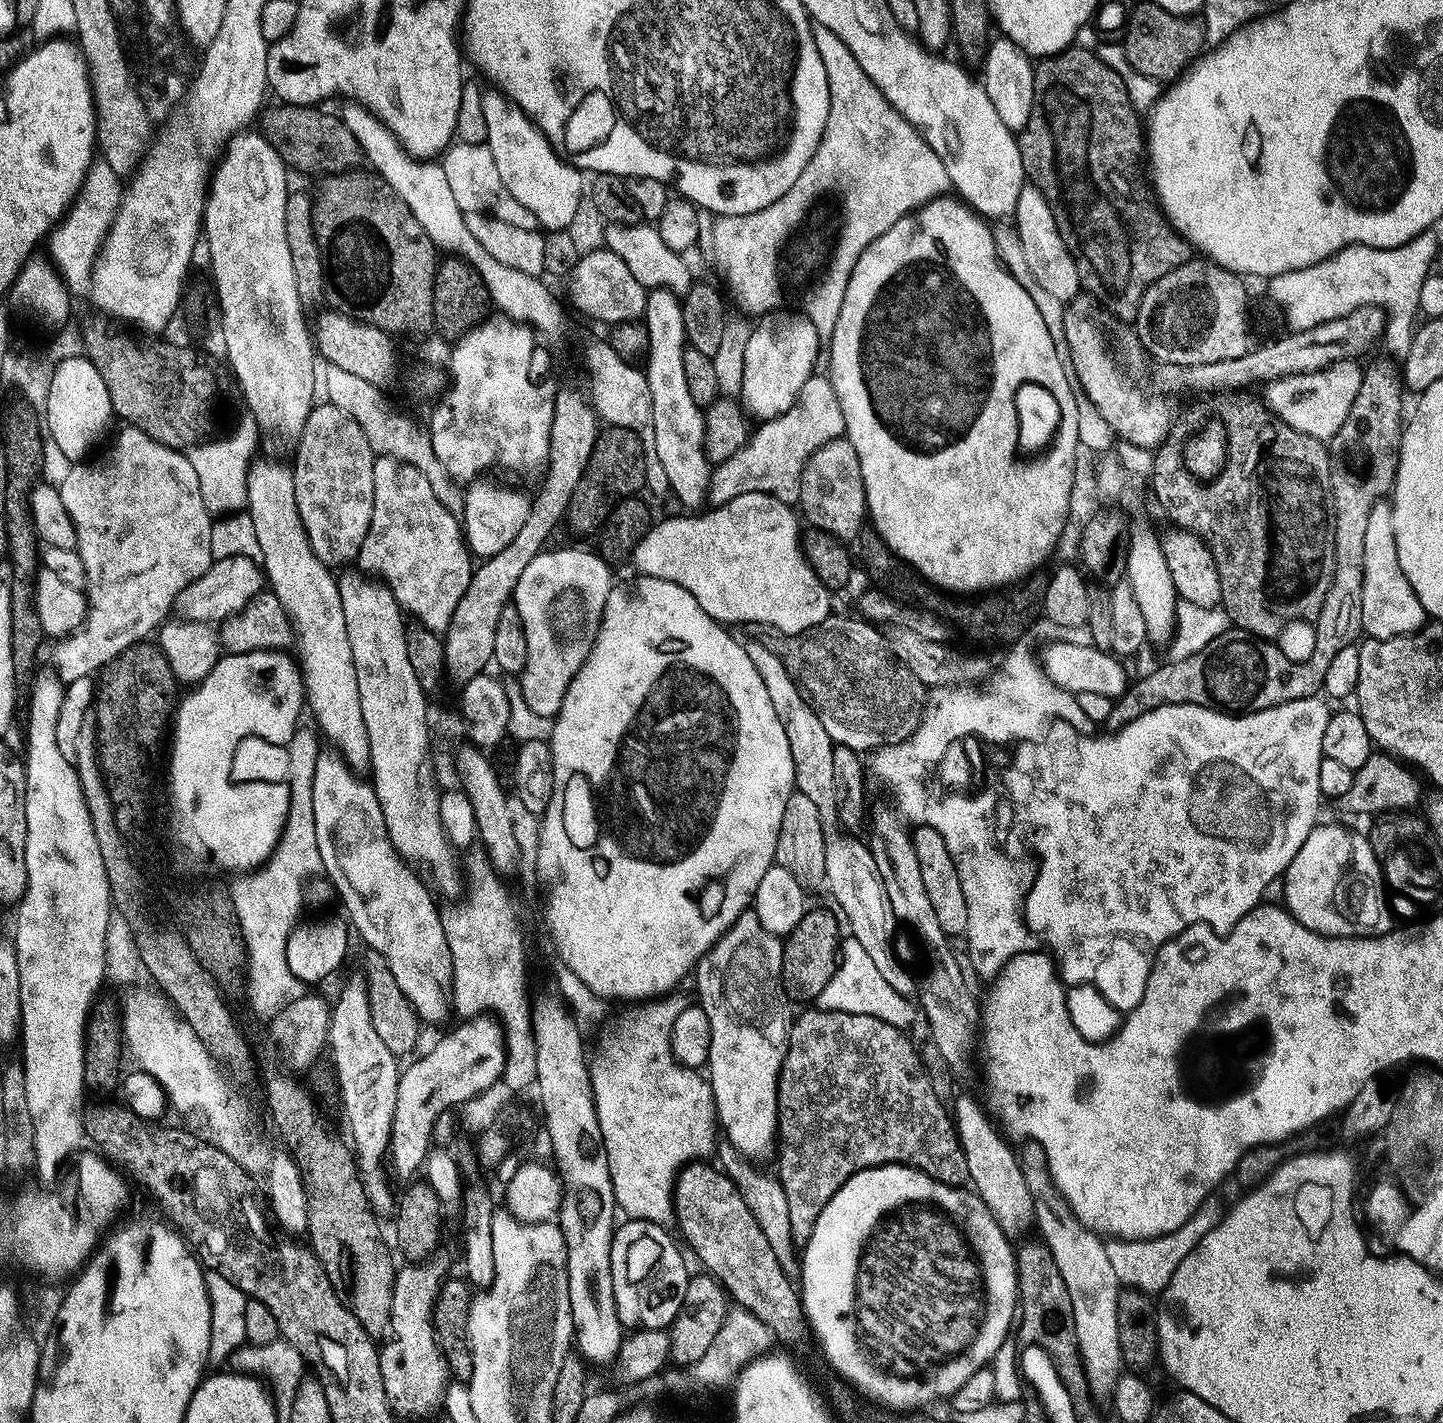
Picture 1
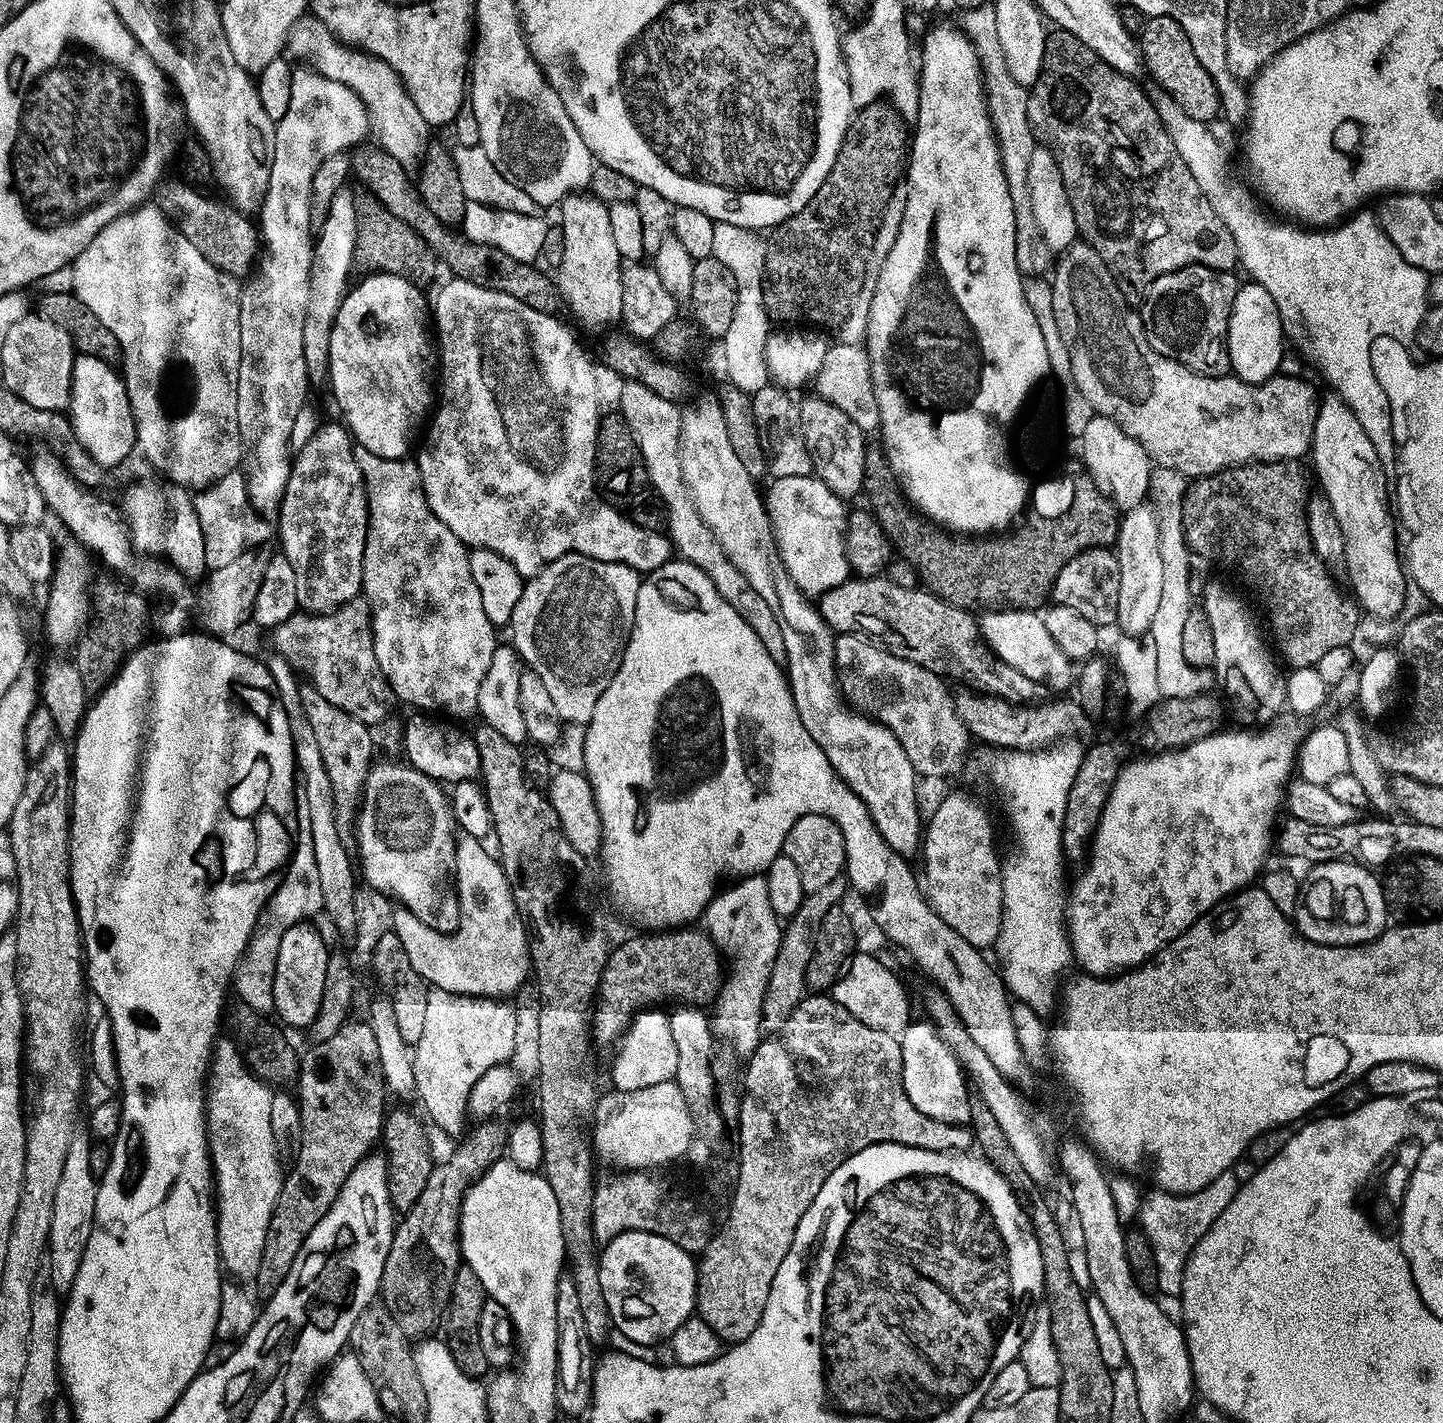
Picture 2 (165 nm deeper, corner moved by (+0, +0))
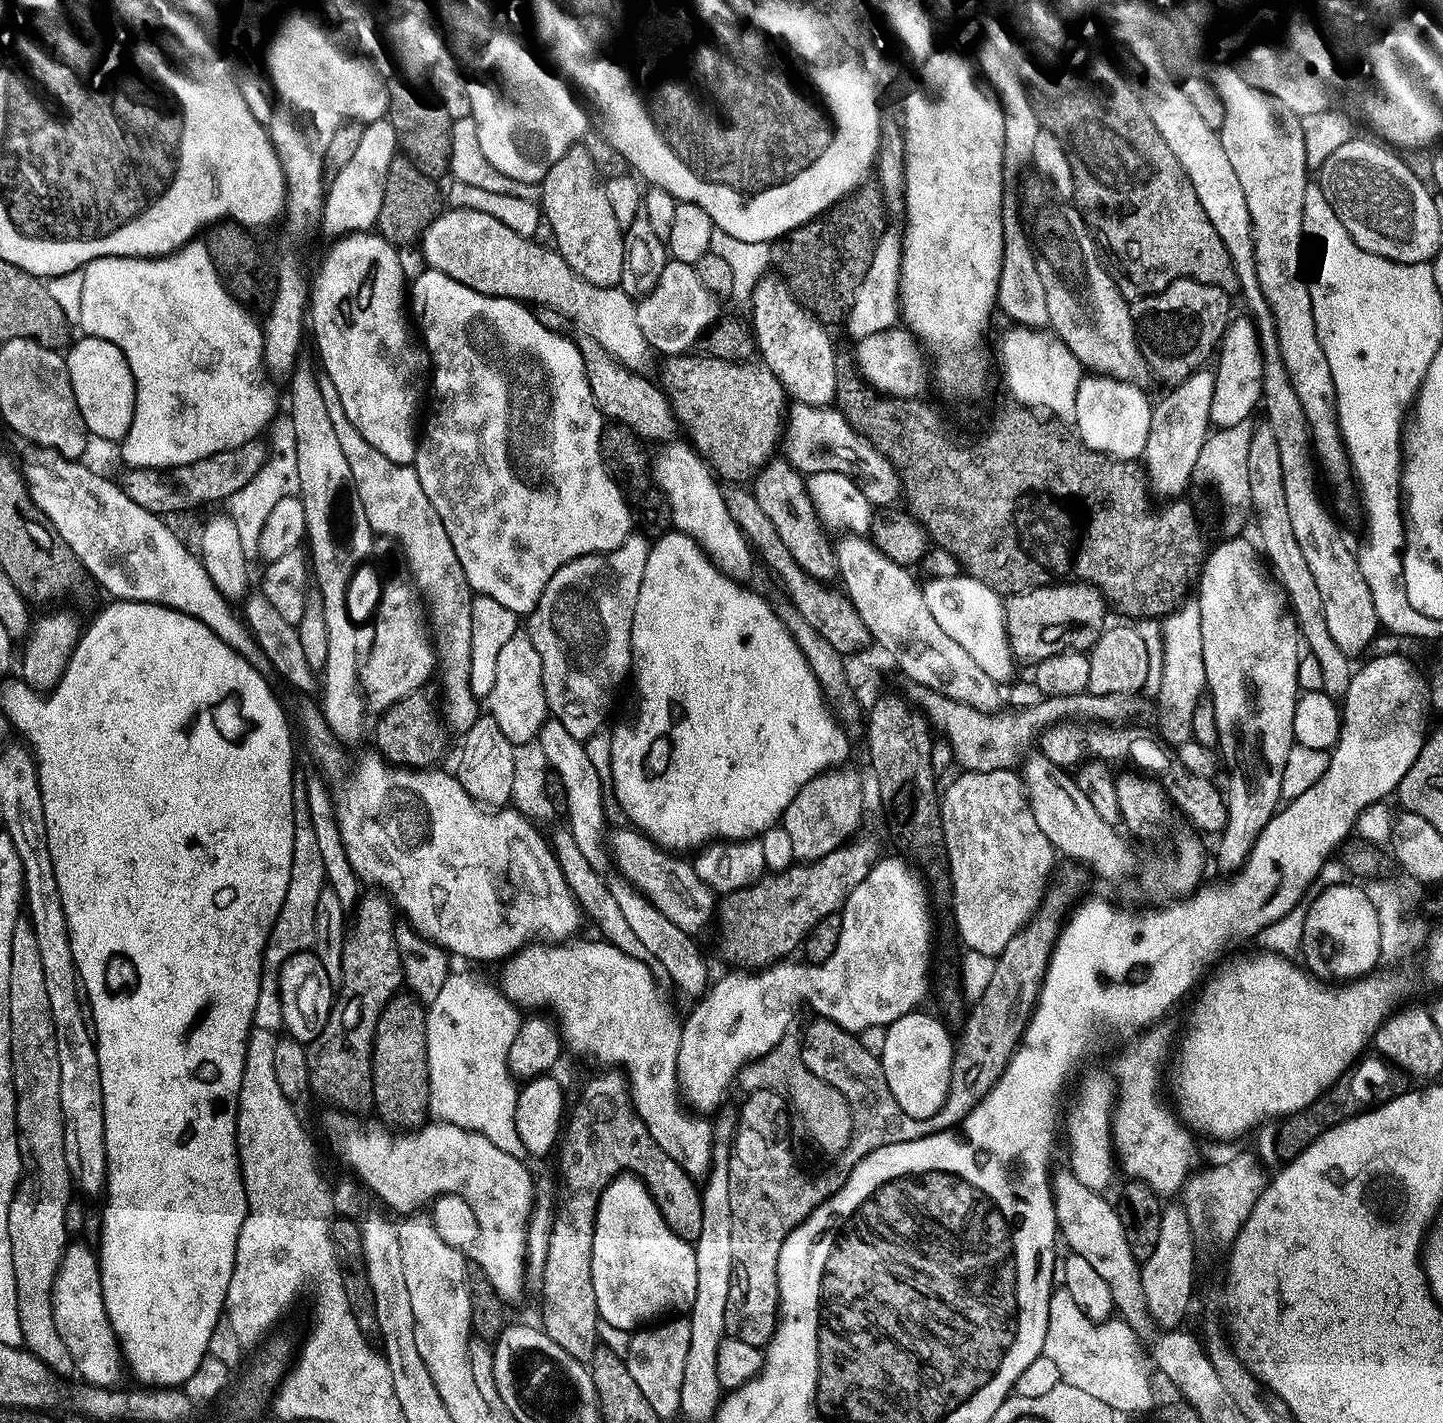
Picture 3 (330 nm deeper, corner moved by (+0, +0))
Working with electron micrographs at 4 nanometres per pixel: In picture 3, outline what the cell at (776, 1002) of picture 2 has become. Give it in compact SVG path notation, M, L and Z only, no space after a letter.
M783 1047L772 1049L767 1055L745 1064L736 1080L746 1092L758 1089L783 1090L791 1109L793 1106L807 1132L822 1151L838 1154L849 1147L854 1116L851 1103L837 1088L814 1076L804 1066L799 1053L785 1050Z

